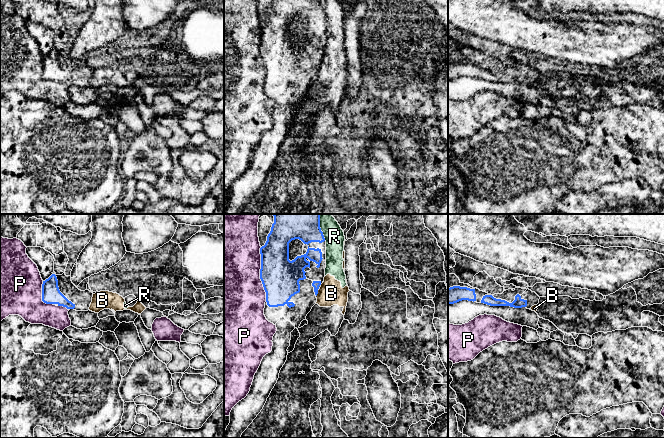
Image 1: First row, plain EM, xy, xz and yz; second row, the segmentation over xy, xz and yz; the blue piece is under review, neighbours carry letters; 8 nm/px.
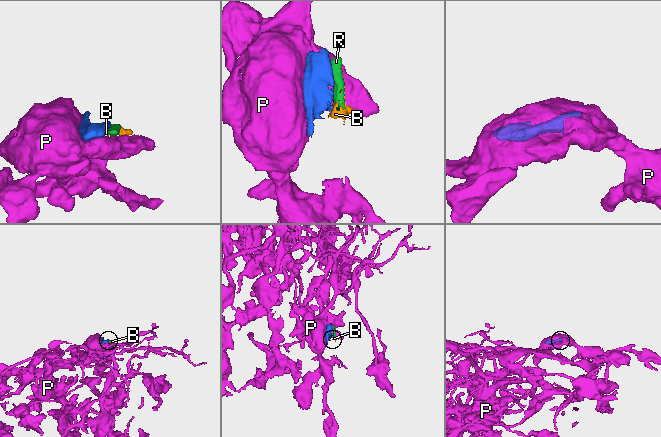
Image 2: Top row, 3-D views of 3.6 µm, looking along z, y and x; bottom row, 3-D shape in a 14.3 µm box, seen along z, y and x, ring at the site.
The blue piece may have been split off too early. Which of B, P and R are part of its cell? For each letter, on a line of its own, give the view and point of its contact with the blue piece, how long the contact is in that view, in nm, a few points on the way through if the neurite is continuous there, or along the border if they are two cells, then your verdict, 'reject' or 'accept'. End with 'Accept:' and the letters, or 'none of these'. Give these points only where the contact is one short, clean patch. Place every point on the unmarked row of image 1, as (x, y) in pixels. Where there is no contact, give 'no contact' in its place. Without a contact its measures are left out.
B: meets blue in xz at (317, 69); contact 60 nm long; border along xz (318, 66), (316, 72); reject
P: meets blue in xz at (260, 50); contact 440 nm long; reject
R: meets blue in xz at (322, 8); contact 140 nm long; reject
Accept: none of these

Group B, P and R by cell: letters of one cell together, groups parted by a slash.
B R / P

